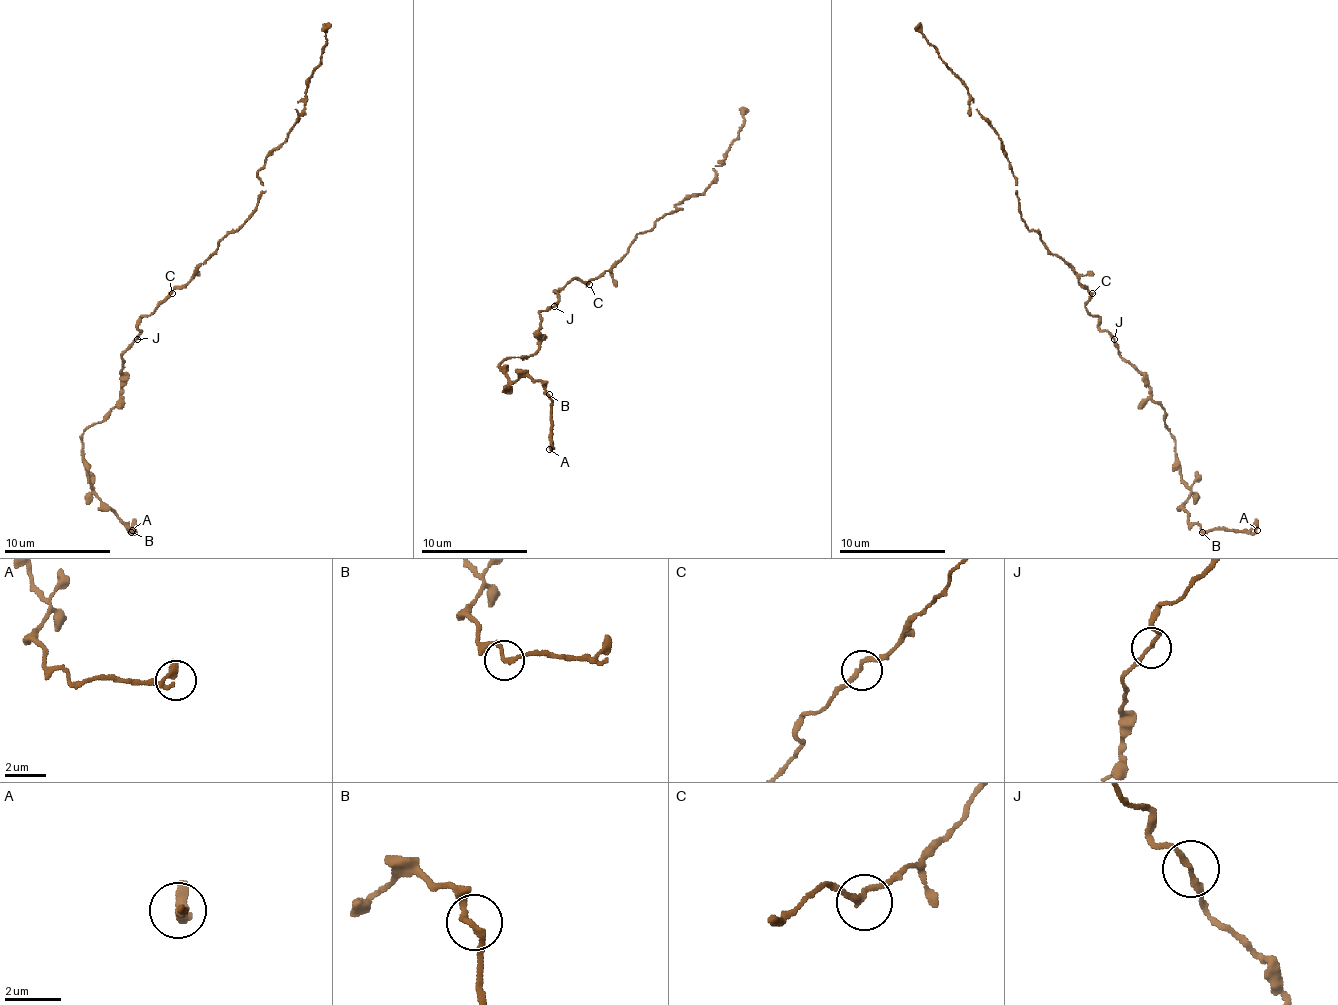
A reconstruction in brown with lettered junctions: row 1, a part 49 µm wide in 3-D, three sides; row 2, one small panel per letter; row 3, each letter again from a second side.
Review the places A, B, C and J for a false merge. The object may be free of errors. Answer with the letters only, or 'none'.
none

